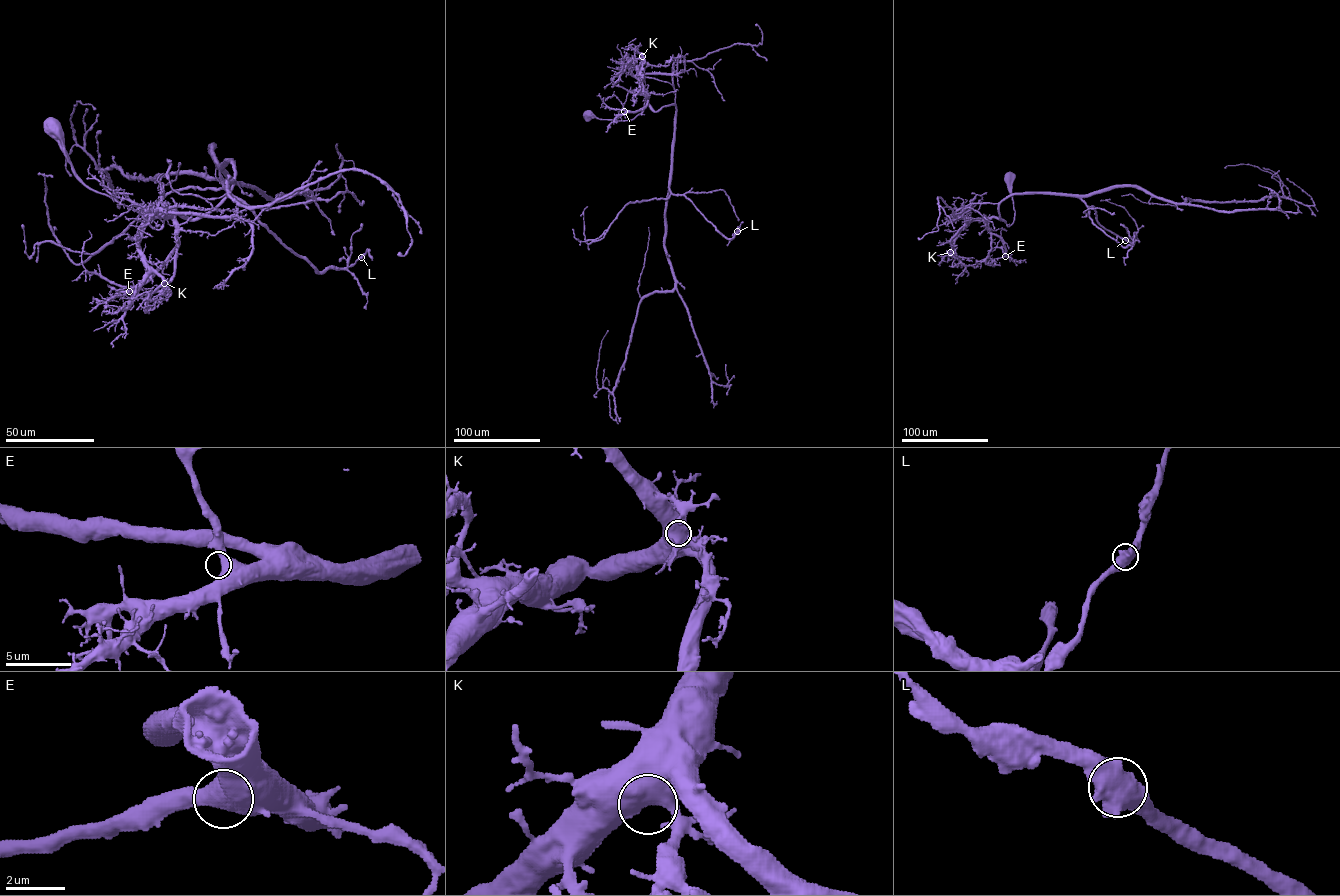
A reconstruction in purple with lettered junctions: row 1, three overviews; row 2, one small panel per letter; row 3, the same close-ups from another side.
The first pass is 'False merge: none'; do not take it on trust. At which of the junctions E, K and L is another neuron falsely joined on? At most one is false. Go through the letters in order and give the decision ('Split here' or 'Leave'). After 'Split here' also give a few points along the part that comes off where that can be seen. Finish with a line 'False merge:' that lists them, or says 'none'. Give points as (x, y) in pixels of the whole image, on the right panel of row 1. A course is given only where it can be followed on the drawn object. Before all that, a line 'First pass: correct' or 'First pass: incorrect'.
First pass: correct
E: Leave
K: Leave
L: Leave
False merge: none

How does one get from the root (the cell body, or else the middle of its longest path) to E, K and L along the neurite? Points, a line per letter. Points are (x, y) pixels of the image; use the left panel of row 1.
E: (54, 125), (72, 170), (86, 185), (133, 208), (157, 229), (173, 211), (177, 247), (129, 291)
K: (54, 125), (72, 170), (86, 185), (157, 229), (171, 210), (150, 219), (139, 240), (139, 252), (164, 283)
L: (54, 125), (72, 170), (154, 228), (171, 210), (210, 211), (229, 162), (222, 184), (319, 271), (361, 257)

